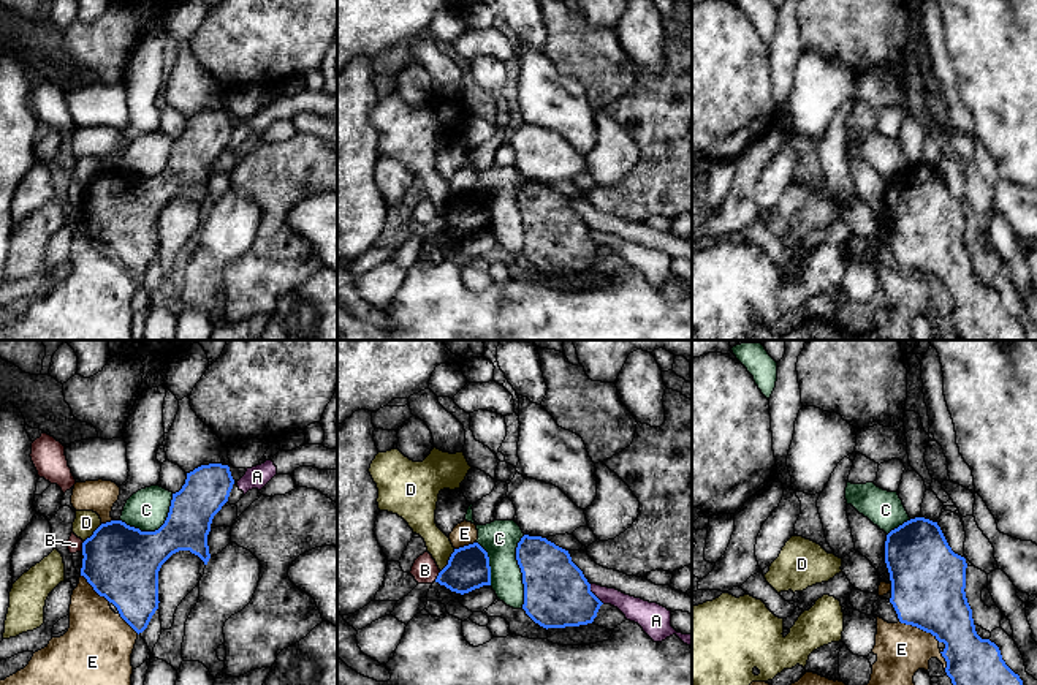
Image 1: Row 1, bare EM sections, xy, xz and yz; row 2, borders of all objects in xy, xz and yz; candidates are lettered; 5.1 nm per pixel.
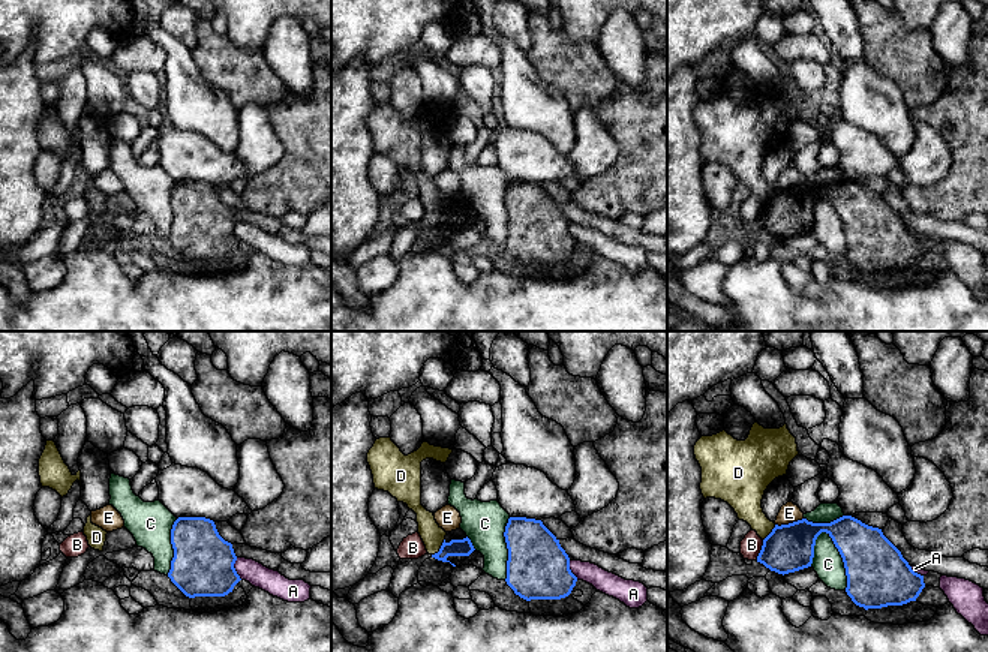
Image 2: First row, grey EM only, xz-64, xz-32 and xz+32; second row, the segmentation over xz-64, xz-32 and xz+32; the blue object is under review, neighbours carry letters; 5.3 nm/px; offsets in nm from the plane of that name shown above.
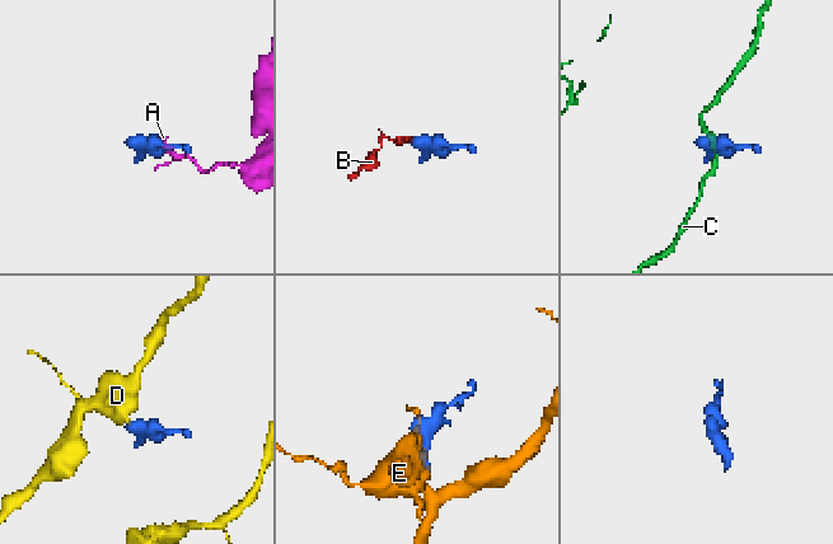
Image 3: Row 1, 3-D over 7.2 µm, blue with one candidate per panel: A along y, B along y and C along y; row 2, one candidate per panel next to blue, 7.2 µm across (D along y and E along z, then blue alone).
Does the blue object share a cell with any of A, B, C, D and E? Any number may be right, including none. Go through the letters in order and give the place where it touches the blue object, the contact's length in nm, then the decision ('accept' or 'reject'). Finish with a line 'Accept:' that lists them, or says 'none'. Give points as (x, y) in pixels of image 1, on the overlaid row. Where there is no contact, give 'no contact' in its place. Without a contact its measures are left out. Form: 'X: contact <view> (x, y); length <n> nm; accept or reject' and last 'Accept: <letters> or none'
A: contact xz (592, 594); length 130 nm; reject
B: contact xy (83, 546); length 50 nm; reject
C: contact xz (521, 571); length 380 nm; reject
D: contact xz (448, 560); length 140 nm; reject
E: contact yz (920, 628); length 240 nm; reject
Accept: none

